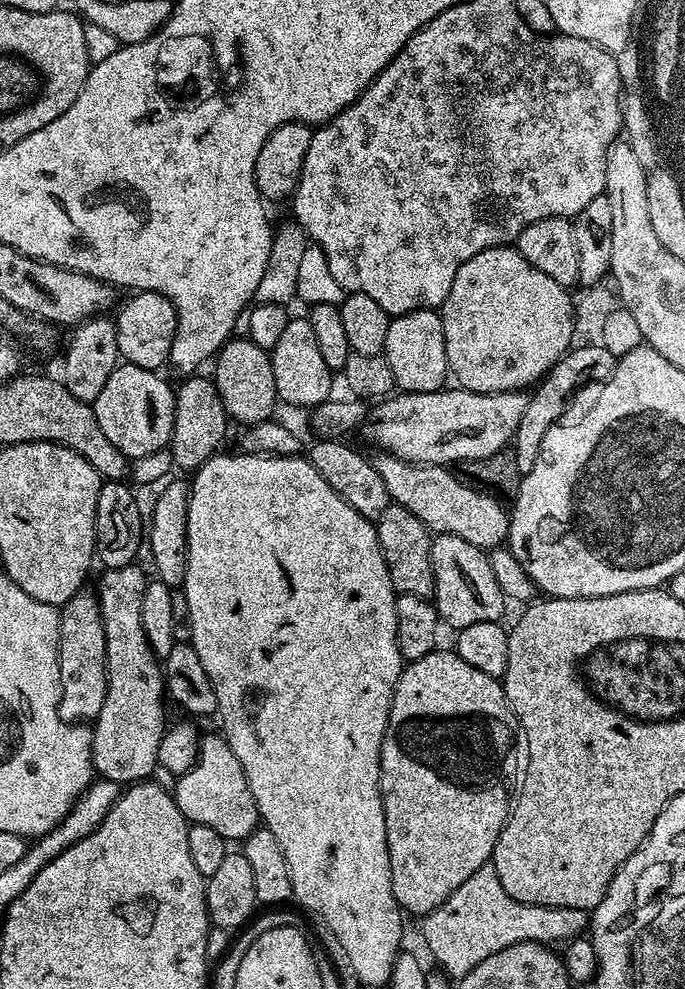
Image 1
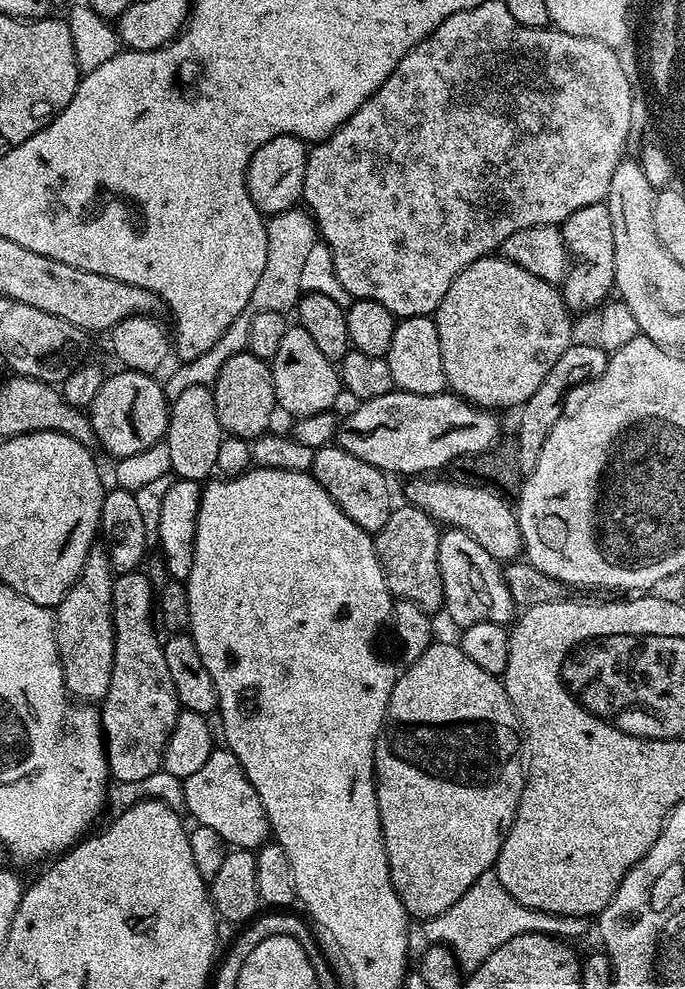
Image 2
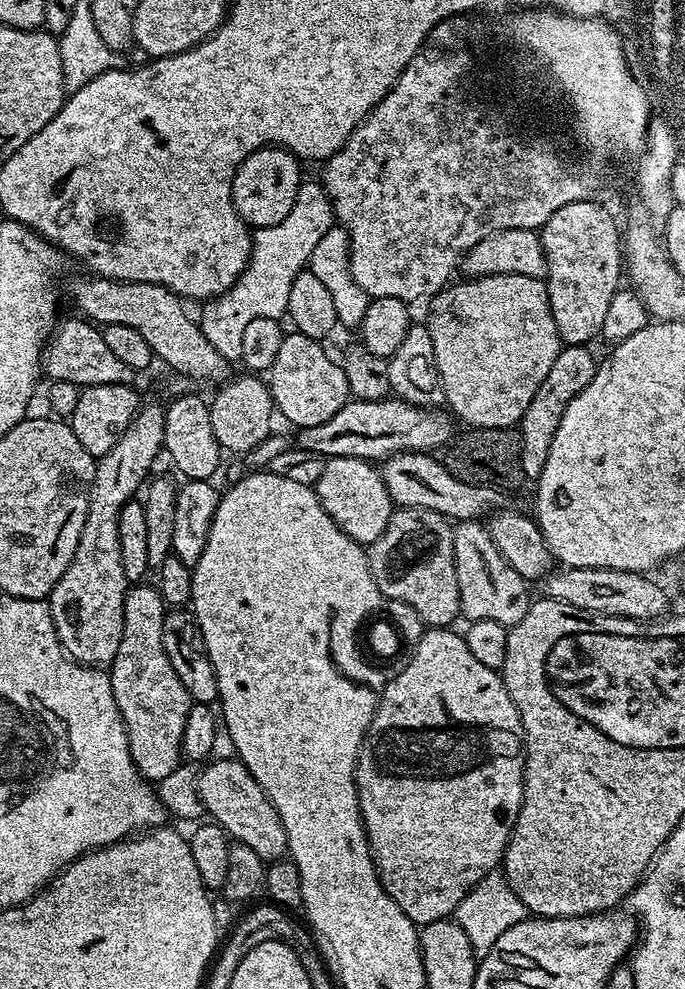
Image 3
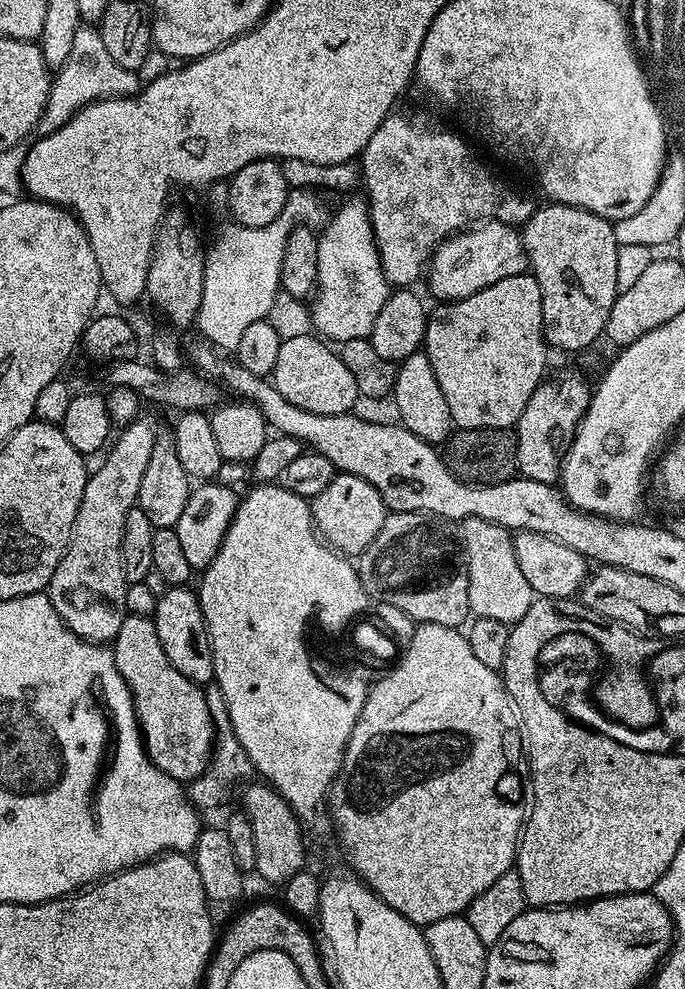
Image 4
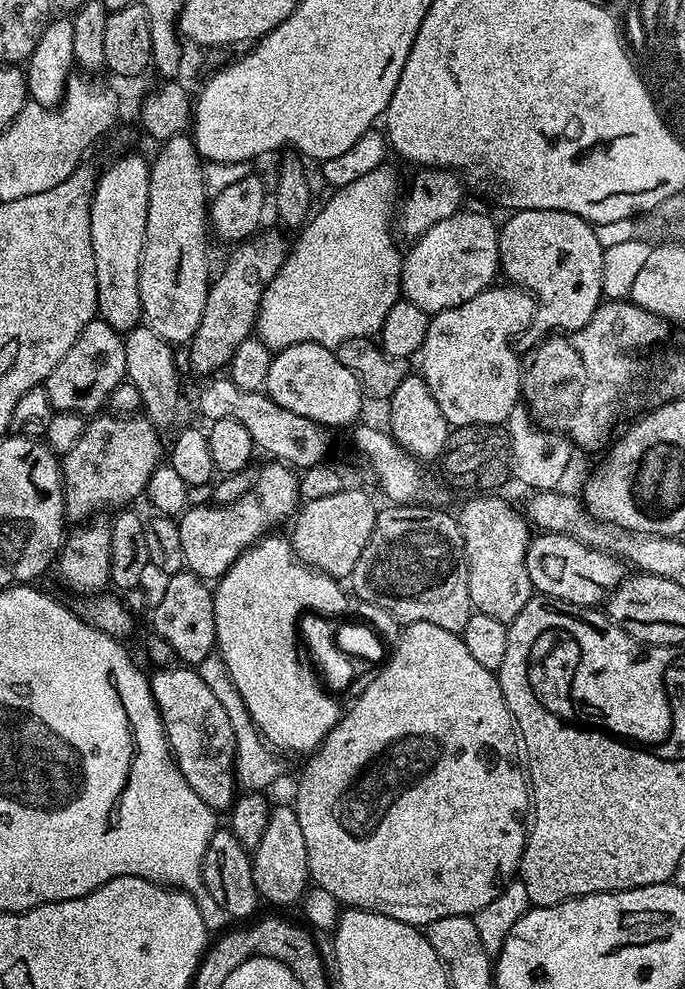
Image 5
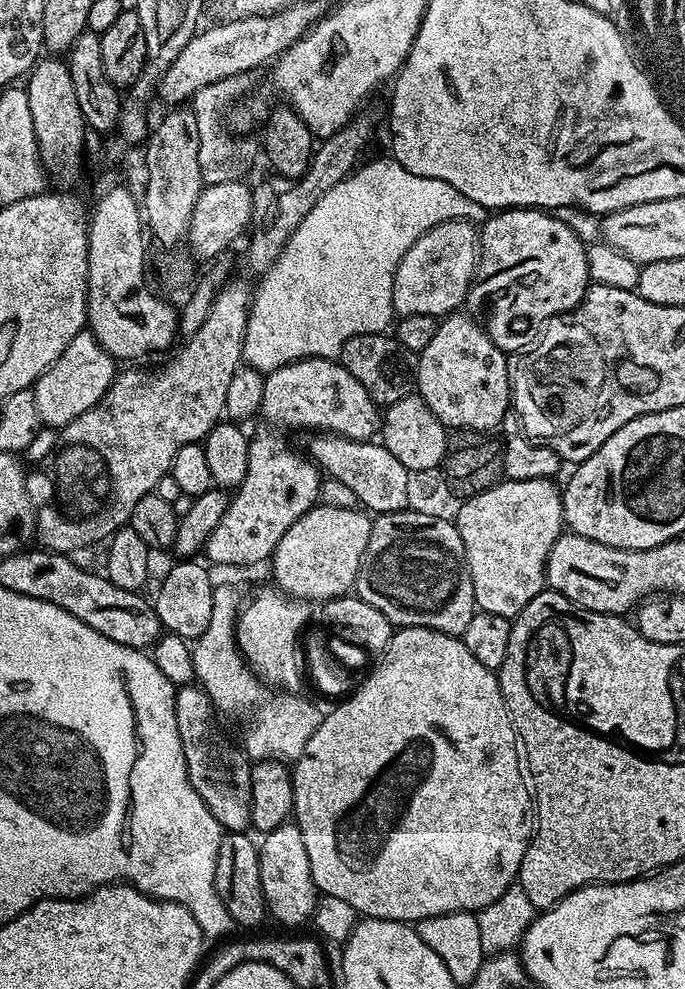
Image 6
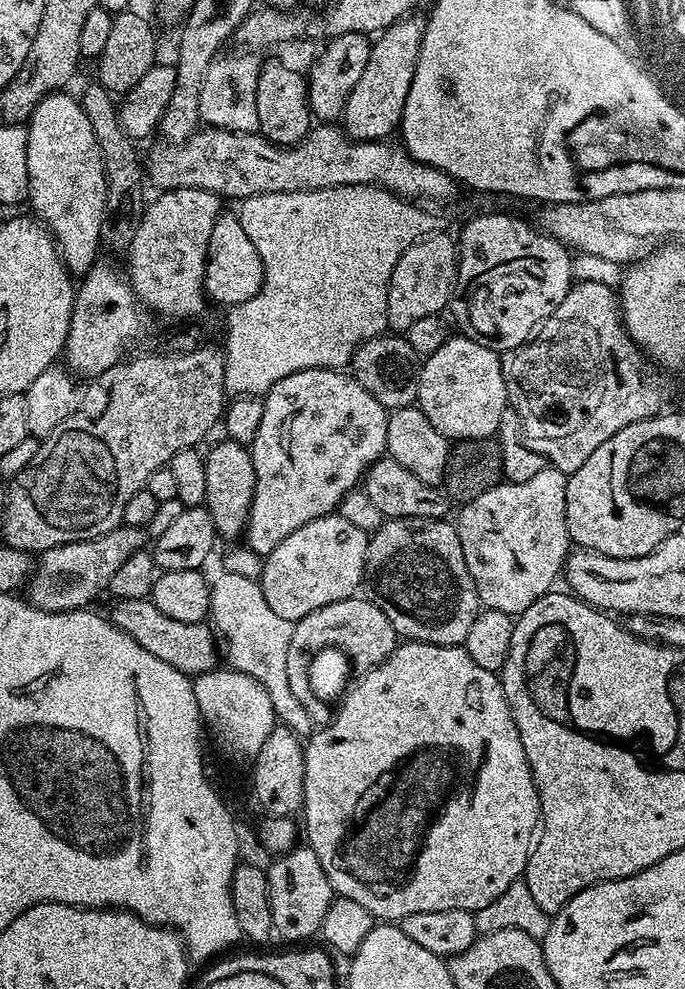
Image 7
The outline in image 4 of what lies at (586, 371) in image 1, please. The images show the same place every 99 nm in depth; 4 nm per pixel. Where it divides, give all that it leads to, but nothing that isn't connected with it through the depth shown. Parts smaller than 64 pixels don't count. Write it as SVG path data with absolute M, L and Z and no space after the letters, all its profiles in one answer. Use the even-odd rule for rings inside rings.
M564 372L561 376L545 378L541 380L540 385L530 394L530 402L526 402L526 410L518 418L514 426L514 435L516 437L516 466L519 475L526 480L534 482L546 482L547 484L556 484L560 479L560 470L564 467L564 456L568 453L569 446L572 445L572 439L576 436L578 426L588 409L588 403L592 401L594 388L580 372Z

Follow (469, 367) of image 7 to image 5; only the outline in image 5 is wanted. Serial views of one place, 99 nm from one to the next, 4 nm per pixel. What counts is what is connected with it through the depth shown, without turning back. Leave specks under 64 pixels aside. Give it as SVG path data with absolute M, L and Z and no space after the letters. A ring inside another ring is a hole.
M493 286L482 294L474 294L470 302L454 306L450 310L435 313L428 321L426 342L420 347L419 375L424 377L434 402L442 409L446 422L452 428L461 428L471 424L498 424L507 421L510 410L522 400L522 360L516 357L512 349L512 336L533 327L538 307L531 292L519 286Z

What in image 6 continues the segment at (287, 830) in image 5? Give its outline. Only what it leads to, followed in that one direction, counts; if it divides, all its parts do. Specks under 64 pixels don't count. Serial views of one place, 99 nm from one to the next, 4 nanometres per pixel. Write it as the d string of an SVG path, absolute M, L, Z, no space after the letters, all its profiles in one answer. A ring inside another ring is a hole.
M285 822L278 826L273 832L267 833L259 841L260 850L260 873L262 874L262 894L266 905L266 912L269 917L272 916L280 924L285 924L285 929L296 930L299 924L307 925L312 919L316 909L318 893L316 883L310 874L310 858L306 858L306 845L302 843L302 834L300 828L295 822Z

